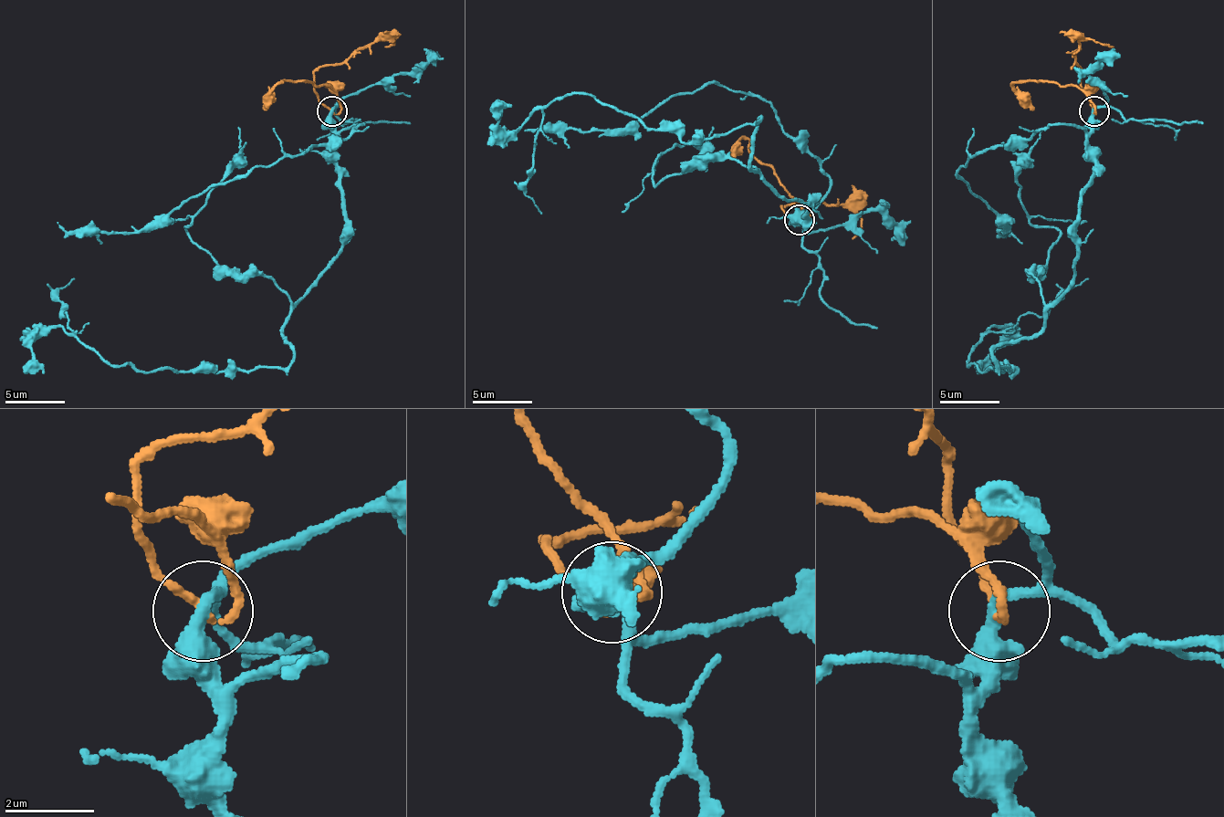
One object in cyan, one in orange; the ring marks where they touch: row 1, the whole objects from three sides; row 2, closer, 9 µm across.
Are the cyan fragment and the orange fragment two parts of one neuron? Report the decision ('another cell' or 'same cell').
another cell

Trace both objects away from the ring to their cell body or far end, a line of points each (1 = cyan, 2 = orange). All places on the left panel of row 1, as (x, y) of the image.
1: (330, 110), (343, 252), (292, 309), (286, 367), (105, 363), (59, 300), (75, 279)
2: (330, 110), (340, 110), (340, 99), (328, 87), (283, 80), (274, 89), (265, 110)

